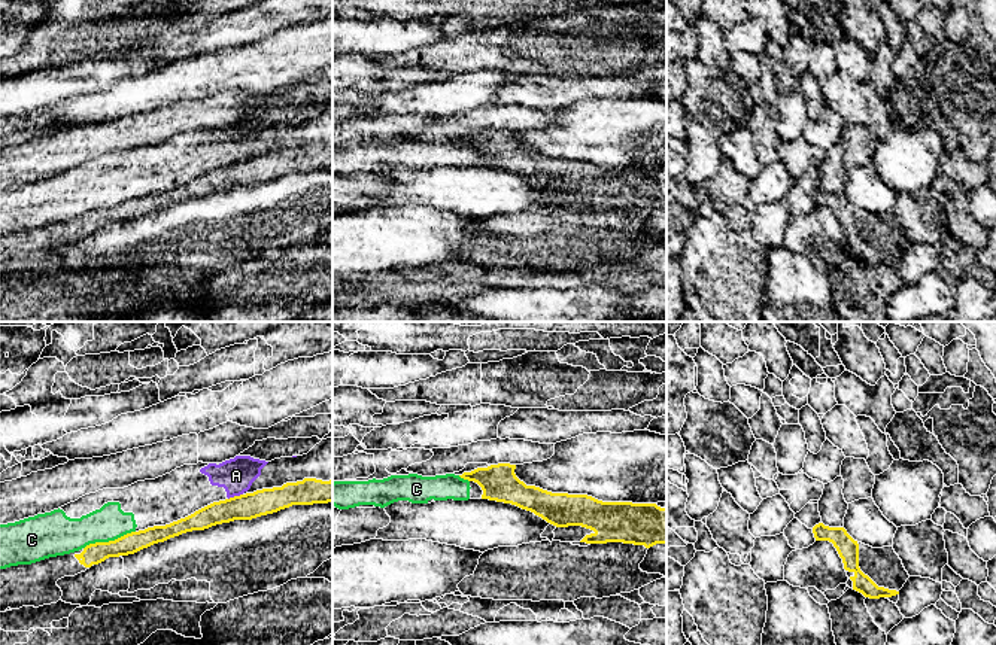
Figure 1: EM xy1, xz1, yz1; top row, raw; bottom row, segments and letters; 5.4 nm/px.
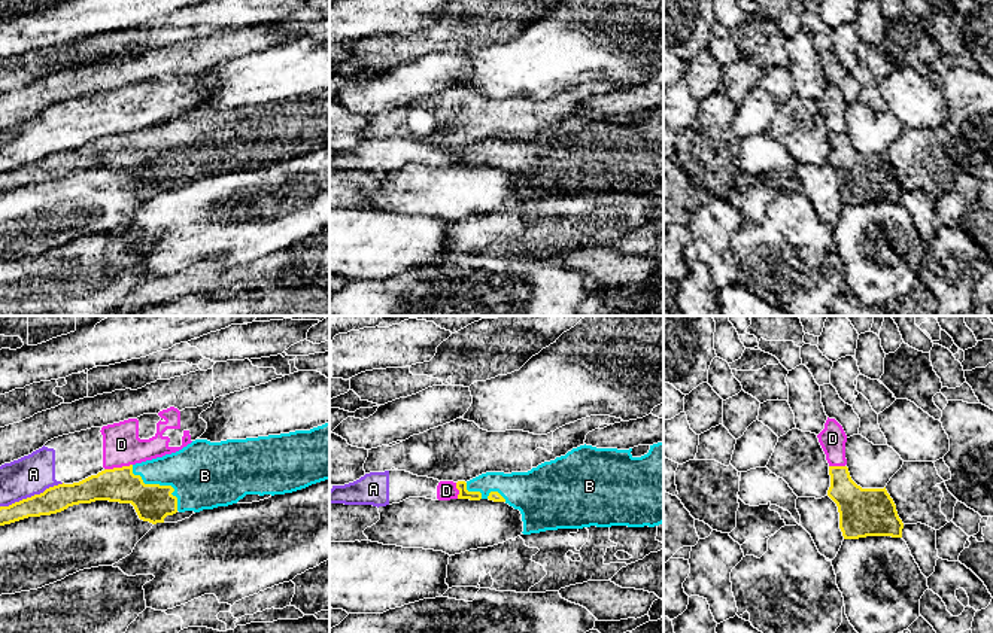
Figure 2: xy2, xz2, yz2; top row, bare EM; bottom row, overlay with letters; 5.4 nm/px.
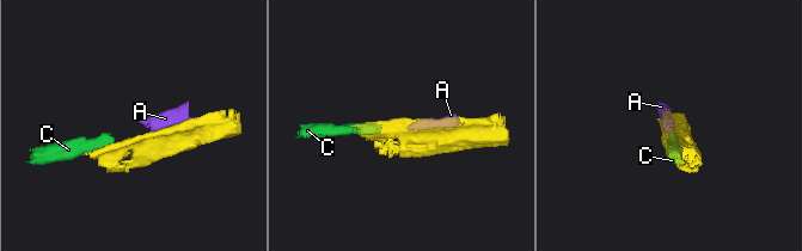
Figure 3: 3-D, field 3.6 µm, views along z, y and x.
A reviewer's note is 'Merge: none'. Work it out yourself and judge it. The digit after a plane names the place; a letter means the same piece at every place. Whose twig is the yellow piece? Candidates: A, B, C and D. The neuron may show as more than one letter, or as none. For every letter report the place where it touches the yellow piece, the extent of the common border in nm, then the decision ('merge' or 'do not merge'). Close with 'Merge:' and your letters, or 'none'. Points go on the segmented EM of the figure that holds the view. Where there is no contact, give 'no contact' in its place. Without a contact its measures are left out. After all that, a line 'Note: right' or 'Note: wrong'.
A: xy2 (32, 496) | 360 nm | do not merge
B: xy2 (158, 484) | 360 nm | merge
C: xy1 (109, 541) | 300 nm | do not merge
D: xy2 (118, 468) | 160 nm | do not merge
Merge: B
Note: wrong

